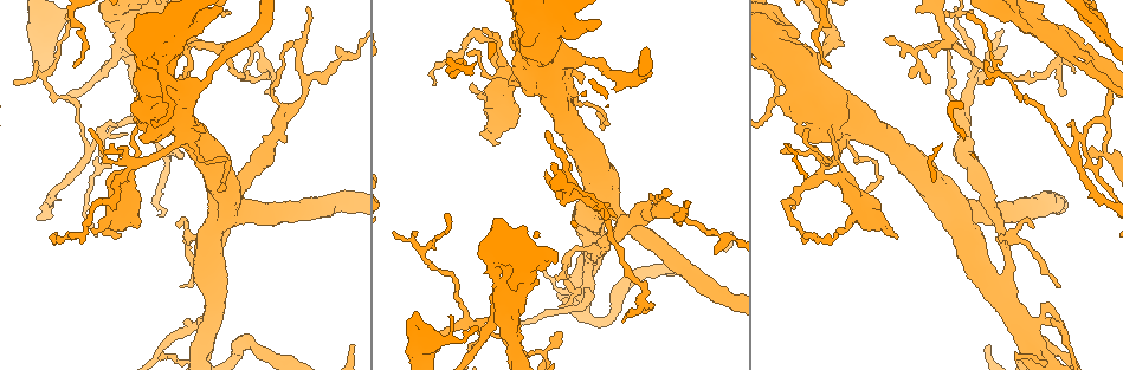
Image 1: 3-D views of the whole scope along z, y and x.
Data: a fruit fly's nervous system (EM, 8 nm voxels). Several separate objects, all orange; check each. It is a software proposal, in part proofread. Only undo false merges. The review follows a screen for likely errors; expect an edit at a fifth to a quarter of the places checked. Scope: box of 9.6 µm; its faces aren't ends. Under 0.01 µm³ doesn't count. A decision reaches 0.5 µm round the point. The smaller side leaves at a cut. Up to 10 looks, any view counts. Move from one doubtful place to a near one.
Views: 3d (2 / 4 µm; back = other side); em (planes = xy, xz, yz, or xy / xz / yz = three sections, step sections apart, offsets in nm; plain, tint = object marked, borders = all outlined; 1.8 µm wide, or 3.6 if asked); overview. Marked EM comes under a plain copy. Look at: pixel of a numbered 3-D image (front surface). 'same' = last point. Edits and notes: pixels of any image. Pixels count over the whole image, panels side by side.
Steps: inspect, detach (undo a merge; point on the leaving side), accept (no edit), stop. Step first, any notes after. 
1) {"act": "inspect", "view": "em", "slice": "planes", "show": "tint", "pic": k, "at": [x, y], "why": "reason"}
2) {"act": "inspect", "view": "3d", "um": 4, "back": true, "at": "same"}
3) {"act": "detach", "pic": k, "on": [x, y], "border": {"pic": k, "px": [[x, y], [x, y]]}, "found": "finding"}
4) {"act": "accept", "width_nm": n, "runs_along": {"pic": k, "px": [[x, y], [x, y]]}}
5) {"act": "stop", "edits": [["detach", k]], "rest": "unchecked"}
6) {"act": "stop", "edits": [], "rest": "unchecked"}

{"act": "inspect", "view": "em", "um": 3.6, "slice": "xy", "step": 8, "show": "tint", "pic": 1, "at": [567, 21], "why": "thick turns thin"}

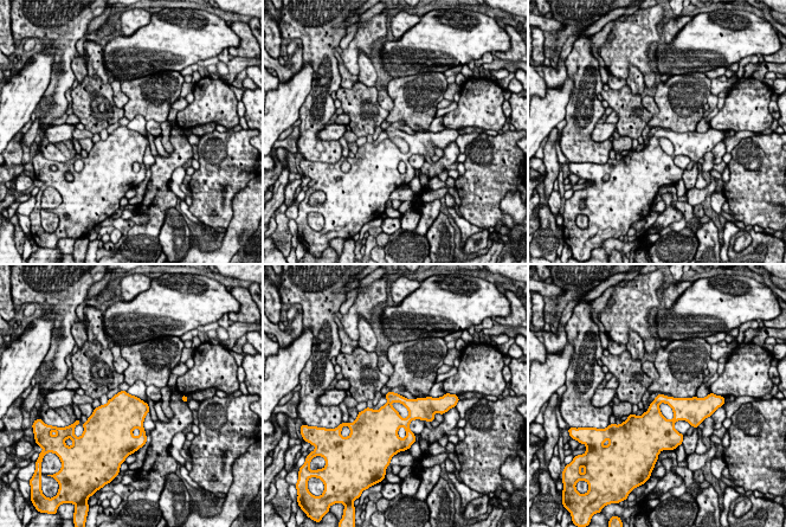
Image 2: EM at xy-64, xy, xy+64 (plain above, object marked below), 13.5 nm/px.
{"act": "inspect", "view": "em", "um": 3.6, "slice": "planes", "show": "tint", "at": "same", "why": "cut it another way"}

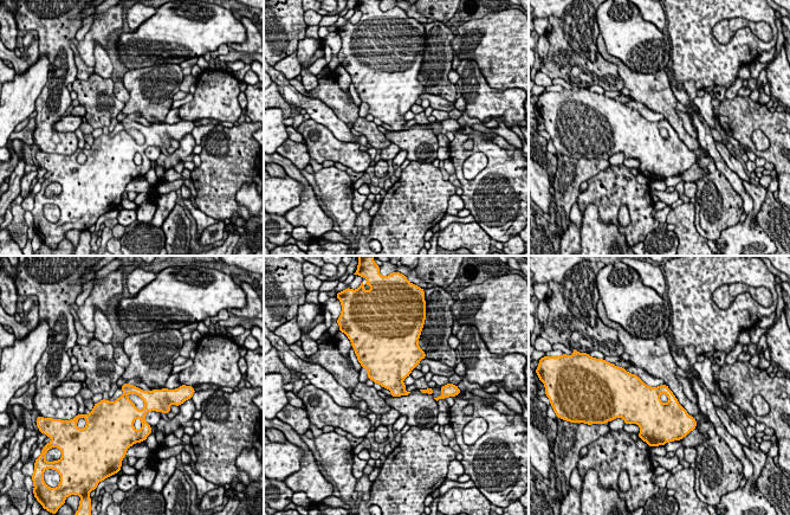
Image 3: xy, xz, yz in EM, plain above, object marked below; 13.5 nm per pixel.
{"act": "accept", "found": "one cell here"}

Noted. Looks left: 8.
{"act": "inspect", "view": "em", "slice": "planes", "show": "tint", "pic": 1, "at": [137, 163], "why": "sudden change in width"}

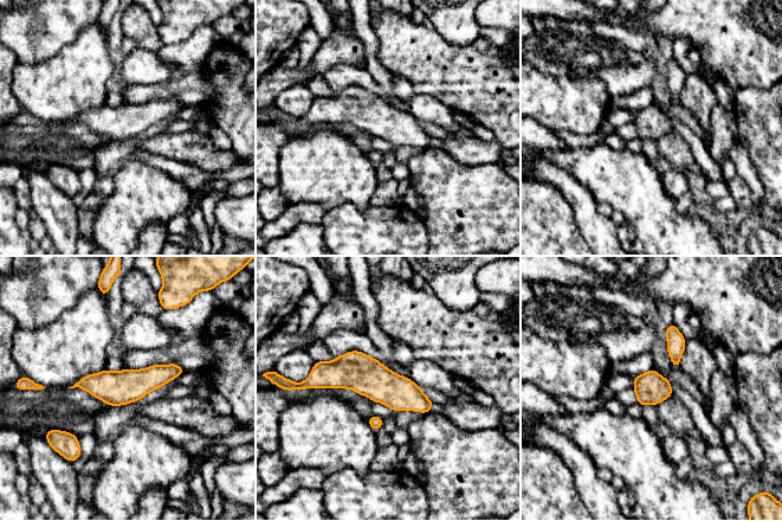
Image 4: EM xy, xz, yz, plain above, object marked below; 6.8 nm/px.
{"act": "accept", "runs_along": {"pic": 4, "px": [[317, 383], [373, 379], [430, 403]]}, "found": "all the same cell"}

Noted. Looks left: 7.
{"act": "inspect", "view": "em", "um": 3.6, "slice": "planes", "show": "tint", "pic": 1, "at": [498, 263], "why": "calibre changes"}

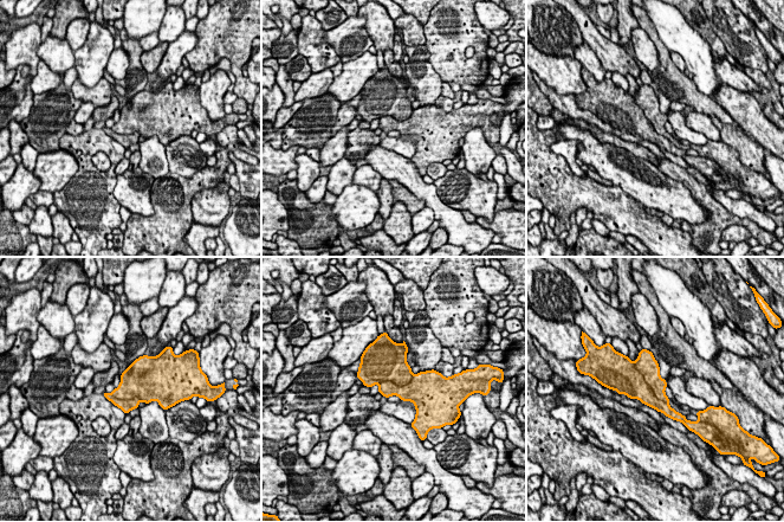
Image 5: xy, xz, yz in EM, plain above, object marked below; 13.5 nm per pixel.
{"act": "detach", "pic": 5, "on": [630, 381], "part_leaving": {"pic": 5, "px": [[630, 372], [654, 403], [678, 417]]}, "found": "a second cell is stuck on"}

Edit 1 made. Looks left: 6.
{"act": "stop", "edits": [["detach", 5]], "rest": "unchecked"}

